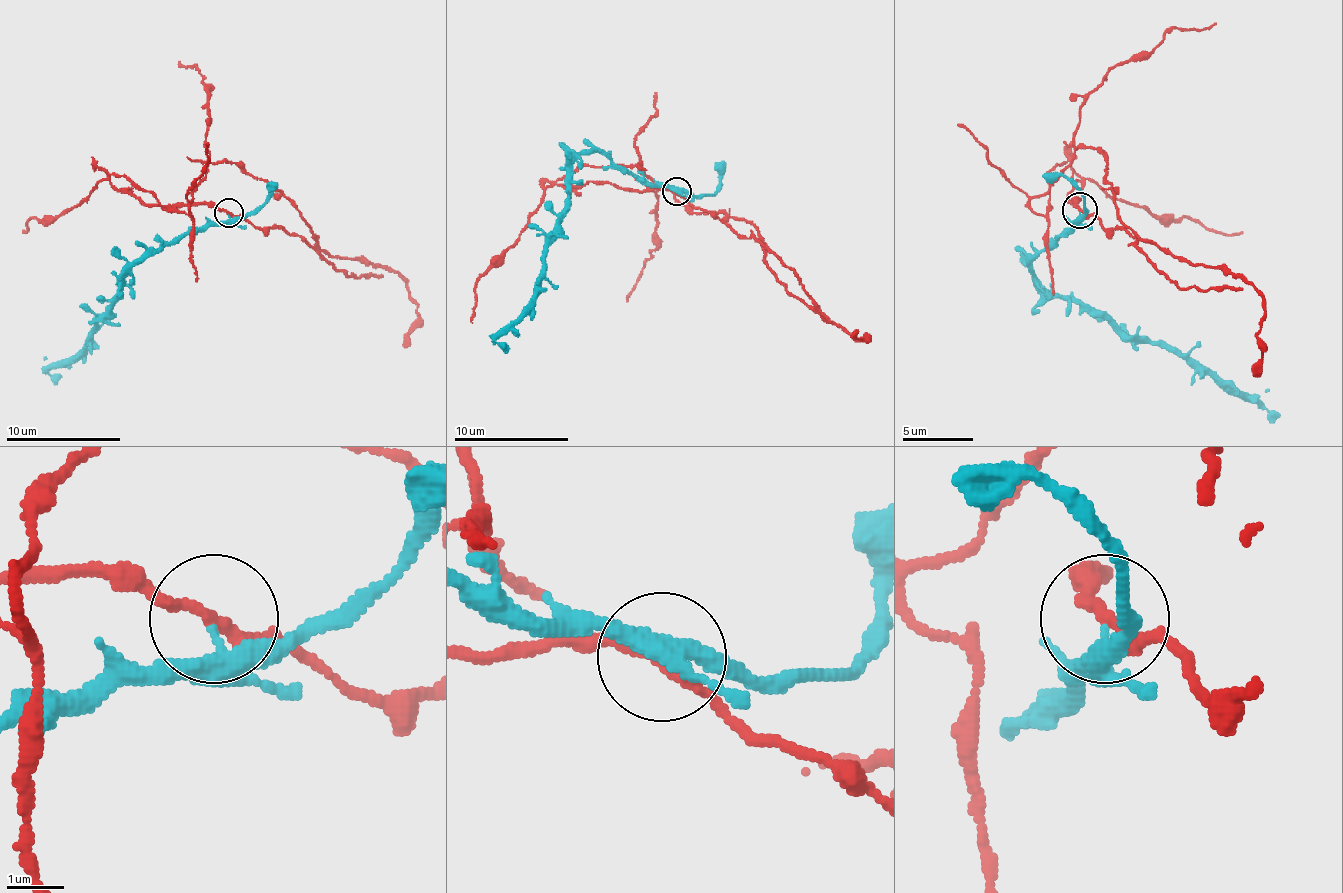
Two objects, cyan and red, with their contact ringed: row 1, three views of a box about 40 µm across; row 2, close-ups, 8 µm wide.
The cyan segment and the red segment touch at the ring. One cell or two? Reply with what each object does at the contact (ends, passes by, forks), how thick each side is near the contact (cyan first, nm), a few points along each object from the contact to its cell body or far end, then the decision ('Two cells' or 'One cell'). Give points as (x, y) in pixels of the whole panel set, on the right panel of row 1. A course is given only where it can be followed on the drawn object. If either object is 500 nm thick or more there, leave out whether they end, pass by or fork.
At the ring cyan passes by. At the ring red passes by. Thickness 280 nm (cyan) against 200 nm. Course of cyan: (1079, 211), (1029, 264), (1036, 282), (1047, 292), (1103, 310), (1132, 338), (1188, 353), (1263, 406), (1273, 423). Course of red: (1079, 211), (1146, 243), (1118, 211), (1107, 161), (1075, 144), (1079, 105), (1174, 27), (1217, 23). Two cells

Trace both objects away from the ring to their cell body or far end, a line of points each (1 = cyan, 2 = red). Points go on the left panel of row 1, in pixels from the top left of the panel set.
1: (229, 213), (223, 222), (192, 228), (149, 256), (120, 282), (120, 293), (86, 345), (49, 370), (58, 385)
2: (229, 213), (312, 239), (312, 228), (278, 190), (209, 159), (209, 88), (195, 65), (178, 62)

